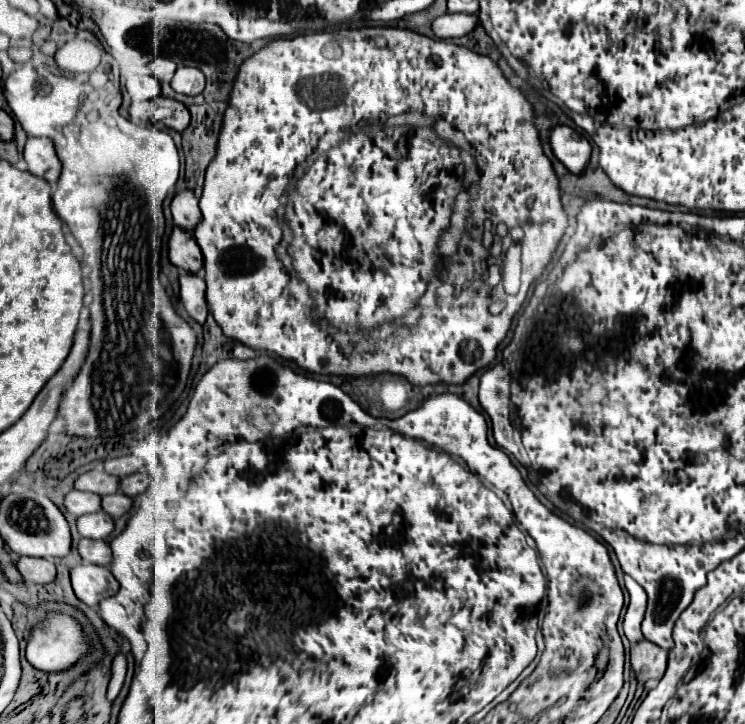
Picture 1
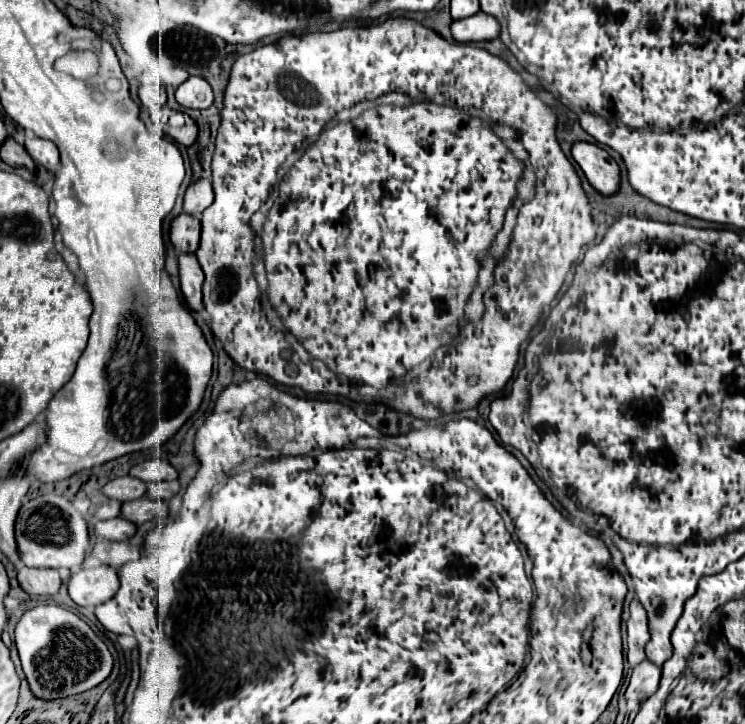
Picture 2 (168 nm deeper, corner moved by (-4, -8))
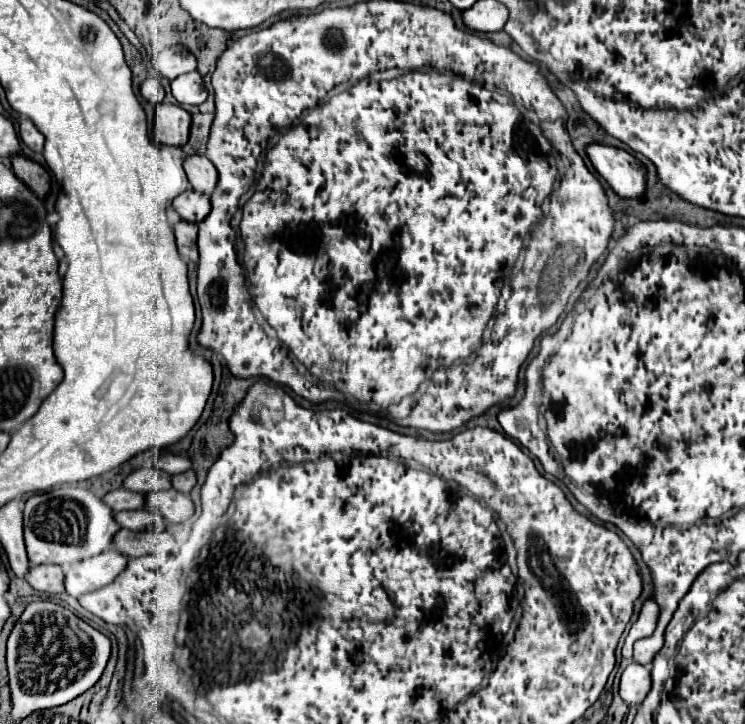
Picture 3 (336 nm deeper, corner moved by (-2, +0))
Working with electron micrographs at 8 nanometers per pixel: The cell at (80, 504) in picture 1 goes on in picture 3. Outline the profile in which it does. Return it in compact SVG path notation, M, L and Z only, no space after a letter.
M114 490L110 492L108 496L104 496L106 504L110 504L110 508L114 512L118 510L140 510L144 508L146 500L144 500L146 494L140 494L140 492L132 492L132 490Z

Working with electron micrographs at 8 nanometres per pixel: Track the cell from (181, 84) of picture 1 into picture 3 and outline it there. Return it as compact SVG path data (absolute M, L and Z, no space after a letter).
M194 70L190 74L182 74L178 78L174 78L170 82L172 86L172 96L178 100L178 104L202 104L208 96L206 88L204 88L204 82L202 82L202 76Z

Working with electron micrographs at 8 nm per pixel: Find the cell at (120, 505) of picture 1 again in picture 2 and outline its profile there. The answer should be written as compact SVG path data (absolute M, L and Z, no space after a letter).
M144 496L140 500L124 502L122 508L120 508L120 516L134 522L134 524L142 524L142 522L148 522L152 518L166 518L168 516L168 506L164 502L148 500Z

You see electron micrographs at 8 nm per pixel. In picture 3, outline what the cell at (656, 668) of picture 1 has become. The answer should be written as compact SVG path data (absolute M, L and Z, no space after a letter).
M632 662L622 672L622 678L620 678L620 698L626 704L636 704L638 706L646 698L646 694L650 692L650 684L652 684L650 672L644 666Z

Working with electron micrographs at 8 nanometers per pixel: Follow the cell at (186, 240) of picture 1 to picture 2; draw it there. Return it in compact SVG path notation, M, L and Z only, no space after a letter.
M176 216L172 220L170 240L178 254L194 254L198 250L198 238L200 238L200 220L192 220L192 216Z

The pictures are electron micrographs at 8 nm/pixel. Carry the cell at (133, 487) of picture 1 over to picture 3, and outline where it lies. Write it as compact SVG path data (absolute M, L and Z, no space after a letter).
M188 470L188 472L182 472L182 474L172 476L172 488L176 488L178 492L190 494L190 490L194 486L196 486L196 472L194 470Z

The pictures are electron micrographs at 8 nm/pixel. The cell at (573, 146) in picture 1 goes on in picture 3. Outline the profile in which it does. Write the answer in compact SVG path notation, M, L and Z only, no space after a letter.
M590 144L586 148L598 174L622 198L640 198L646 192L646 166L626 150Z

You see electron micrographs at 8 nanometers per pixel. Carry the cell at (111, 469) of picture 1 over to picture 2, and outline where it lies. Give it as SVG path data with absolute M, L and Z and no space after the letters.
M154 458L154 460L146 460L136 464L130 470L130 476L144 480L144 482L162 482L162 480L176 480L178 472L162 458Z

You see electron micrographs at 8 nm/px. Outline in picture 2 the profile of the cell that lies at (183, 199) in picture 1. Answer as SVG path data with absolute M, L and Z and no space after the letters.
M196 180L194 184L188 186L186 196L184 196L184 214L190 216L200 216L204 208L208 208L214 202L214 192L210 180Z

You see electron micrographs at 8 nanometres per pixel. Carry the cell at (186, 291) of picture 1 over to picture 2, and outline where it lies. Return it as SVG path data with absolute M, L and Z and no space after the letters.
M180 256L180 288L182 296L192 312L200 312L202 306L202 284L204 272L196 260L196 256Z

